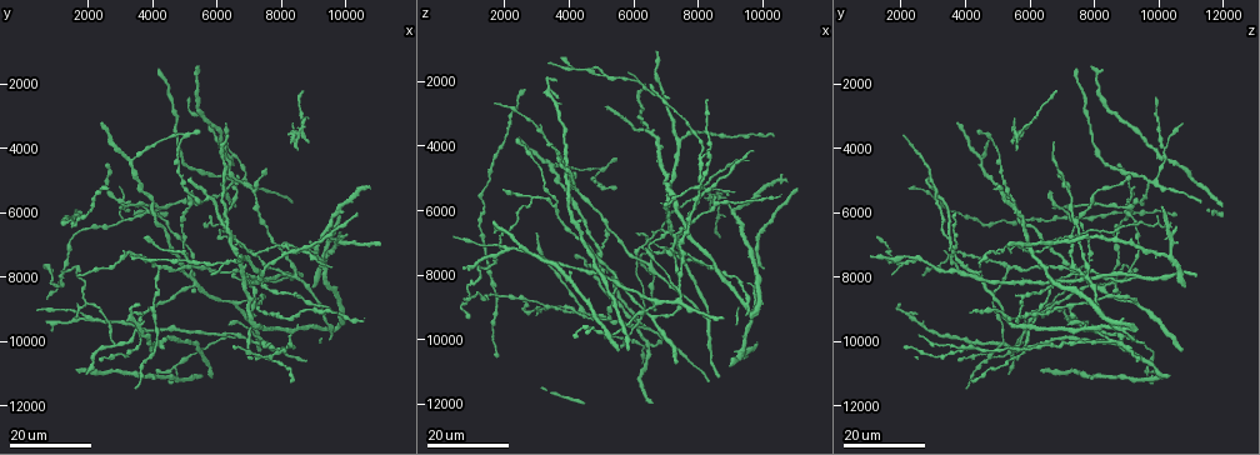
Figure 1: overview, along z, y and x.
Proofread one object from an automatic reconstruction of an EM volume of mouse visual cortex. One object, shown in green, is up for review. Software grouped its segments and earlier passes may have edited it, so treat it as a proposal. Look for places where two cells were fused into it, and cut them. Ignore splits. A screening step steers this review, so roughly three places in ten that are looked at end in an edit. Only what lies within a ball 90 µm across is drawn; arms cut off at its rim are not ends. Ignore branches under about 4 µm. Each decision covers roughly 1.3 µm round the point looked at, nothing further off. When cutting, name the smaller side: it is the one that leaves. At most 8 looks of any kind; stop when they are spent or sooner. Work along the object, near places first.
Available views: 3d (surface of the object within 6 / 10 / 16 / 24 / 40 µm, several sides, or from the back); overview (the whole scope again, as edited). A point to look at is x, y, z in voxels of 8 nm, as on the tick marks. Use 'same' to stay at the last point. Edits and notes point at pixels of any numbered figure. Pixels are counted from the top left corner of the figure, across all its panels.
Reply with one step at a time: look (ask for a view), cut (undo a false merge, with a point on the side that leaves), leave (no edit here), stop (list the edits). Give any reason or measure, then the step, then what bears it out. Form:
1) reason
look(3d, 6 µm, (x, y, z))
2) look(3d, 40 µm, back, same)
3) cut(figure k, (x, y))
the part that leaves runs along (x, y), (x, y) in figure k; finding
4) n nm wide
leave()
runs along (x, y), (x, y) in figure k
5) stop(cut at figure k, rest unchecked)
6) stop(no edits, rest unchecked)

arms part here
look(3d, 24 µm, (6300, 6700, 7200))

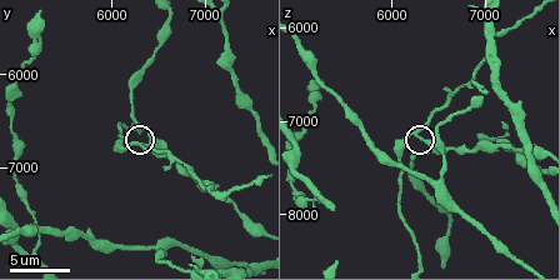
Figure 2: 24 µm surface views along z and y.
closer look
look(3d, 6 µm, (6250, 6750, 7100))

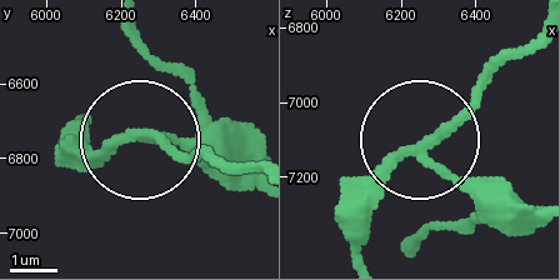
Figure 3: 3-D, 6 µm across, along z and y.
cut(figure 3, (79, 146))
the part that leaves runs along (145, 138), (249, 161) in figure 3; a second cell is stuck on

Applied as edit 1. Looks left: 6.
arms part here
look(3d, 24 µm, (2800, 10100, 5600))

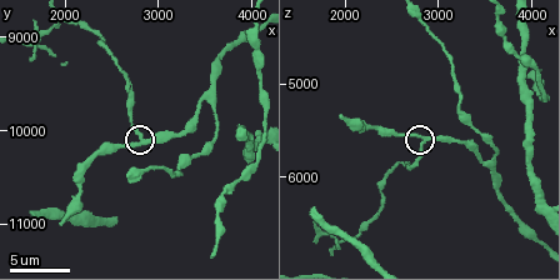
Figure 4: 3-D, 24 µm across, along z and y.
look(3d, 6 µm, (2850, 10100, 5550))

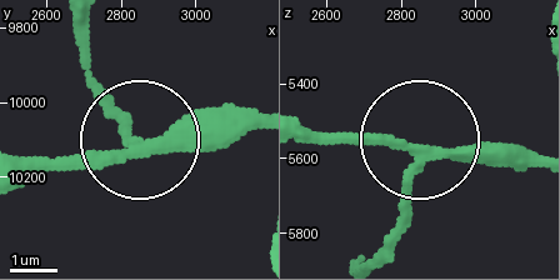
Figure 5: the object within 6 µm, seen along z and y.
3 arms
cut(figure 5, (124, 121))
the part that leaves runs along (145, 154), (89, 81), (85, 23) in figure 5; a second cell is stuck on

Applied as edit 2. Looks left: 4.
look(overview)

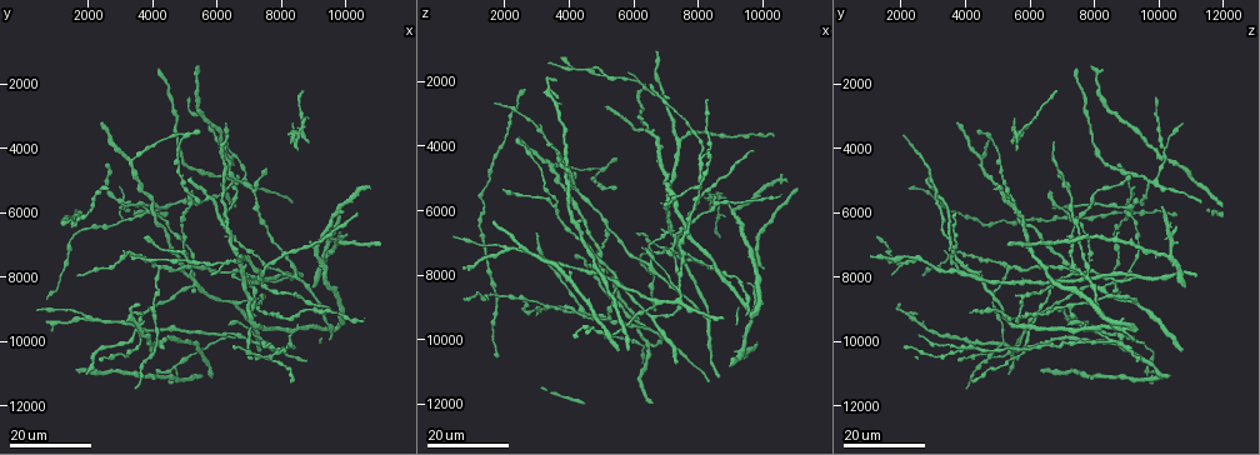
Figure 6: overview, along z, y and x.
a fork
look(3d, 16 µm, (4100, 10200, 5100))

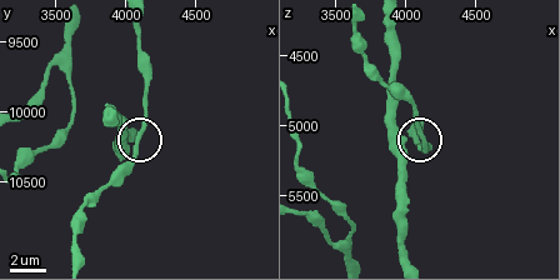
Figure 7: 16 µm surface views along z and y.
look(3d, 6 µm, (4100, 10140, 5060))

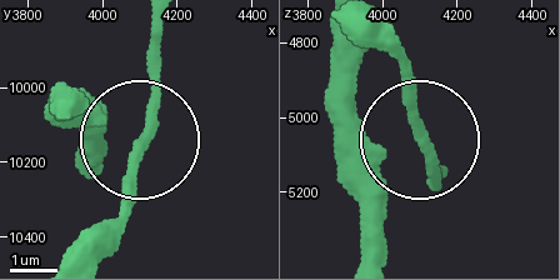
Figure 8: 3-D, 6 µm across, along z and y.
leave()
runs along (156, 31), (156, 115), (120, 230) in figure 8; all the same cell

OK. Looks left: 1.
stop(cut at figure 3, cut at figure 5, rest unchecked)

